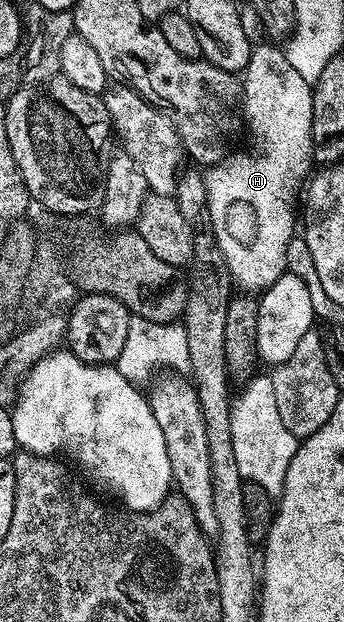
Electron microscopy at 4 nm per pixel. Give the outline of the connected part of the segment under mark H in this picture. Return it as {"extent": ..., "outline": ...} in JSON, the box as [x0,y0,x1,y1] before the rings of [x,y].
{"extent":[203,42,314,294],"outline":[[[257,42],[253,44],[253,53],[249,59],[249,65],[247,65],[243,73],[241,108],[243,109],[243,124],[244,127],[245,124],[249,127],[249,136],[253,139],[253,145],[250,146],[249,152],[241,152],[238,156],[230,155],[224,162],[214,164],[204,169],[203,175],[205,177],[205,185],[207,186],[207,210],[209,211],[208,227],[212,228],[213,233],[215,234],[219,250],[223,250],[225,265],[227,266],[230,276],[233,278],[234,285],[236,285],[238,289],[244,290],[246,293],[261,294],[287,271],[285,267],[285,263],[287,262],[287,242],[291,242],[295,235],[295,229],[293,229],[292,200],[295,199],[296,196],[298,199],[299,188],[297,192],[297,183],[299,183],[301,179],[304,181],[306,177],[310,175],[311,167],[309,168],[309,164],[312,165],[314,163],[313,89],[310,81],[305,80],[303,74],[299,74],[299,70],[295,70],[295,66],[291,66],[291,62],[285,54],[284,47],[278,46],[273,42]]]}

